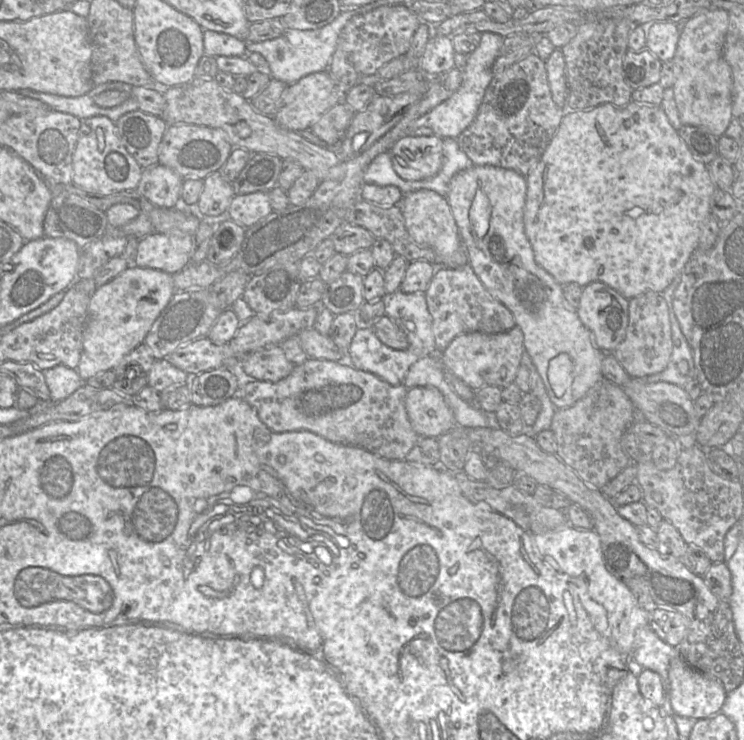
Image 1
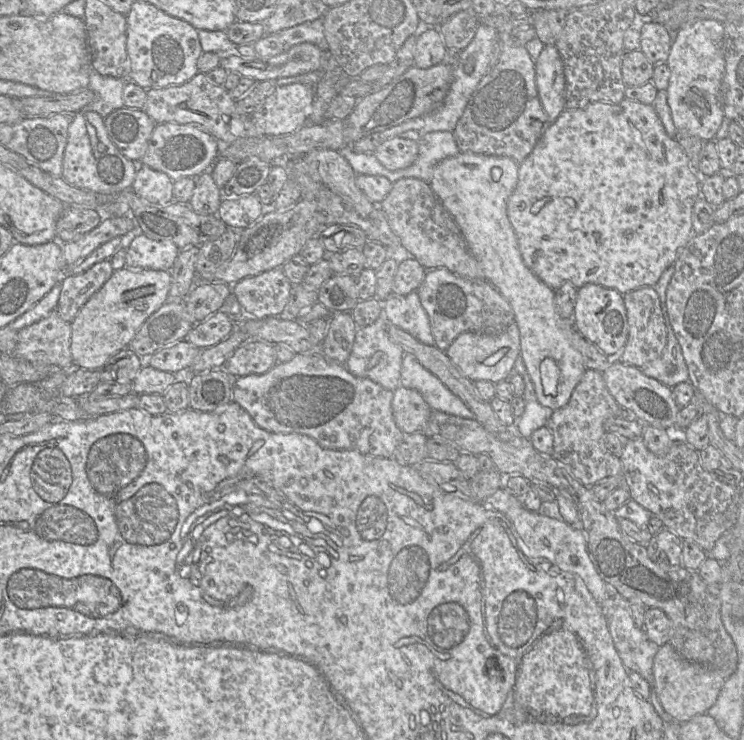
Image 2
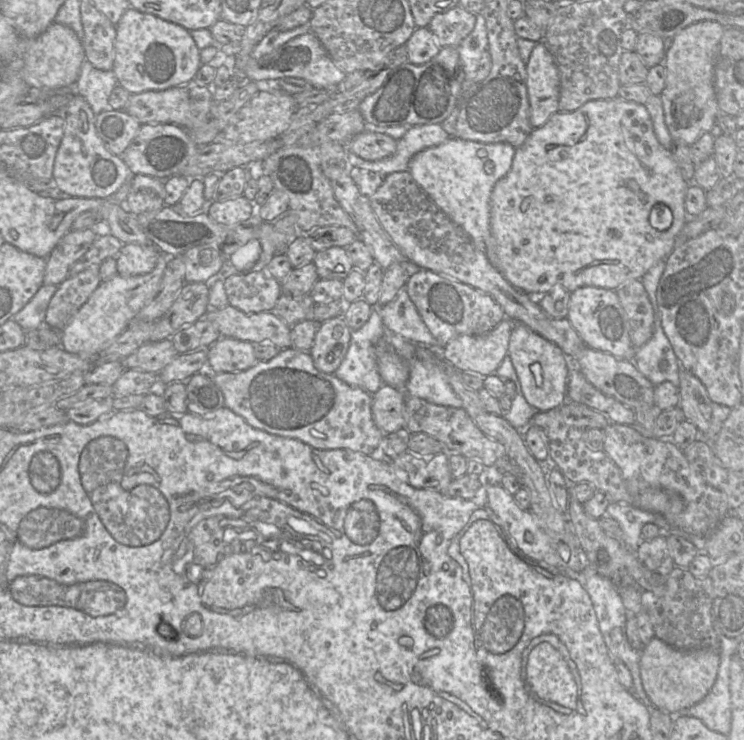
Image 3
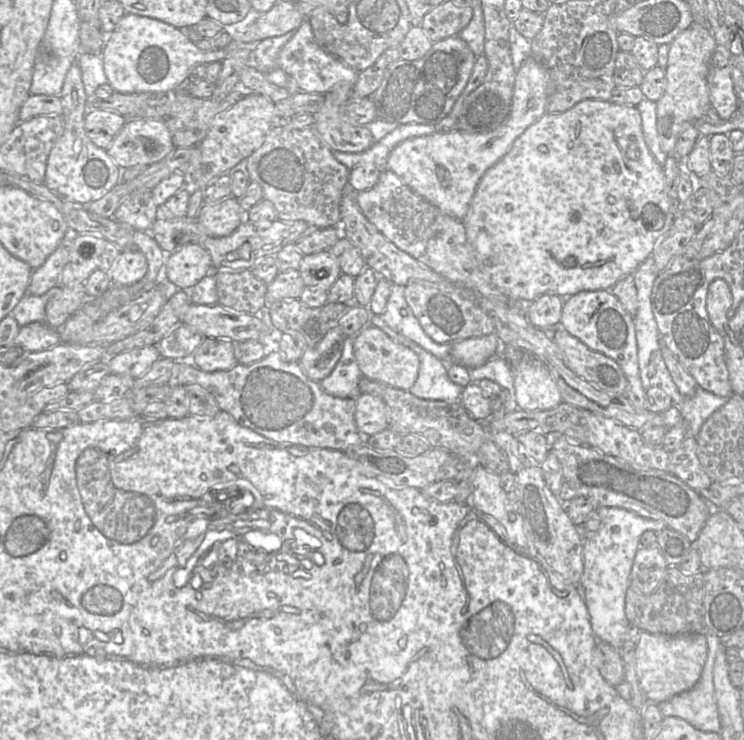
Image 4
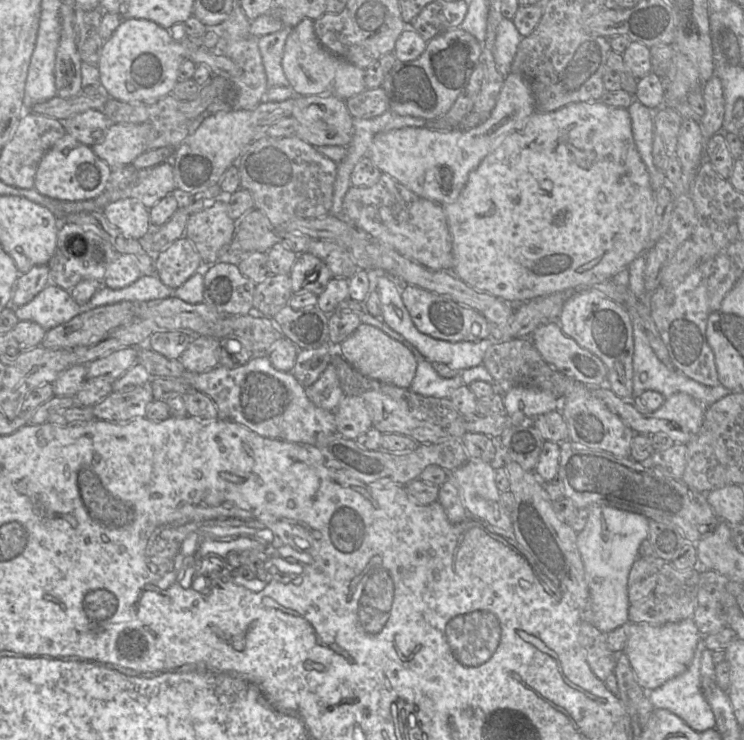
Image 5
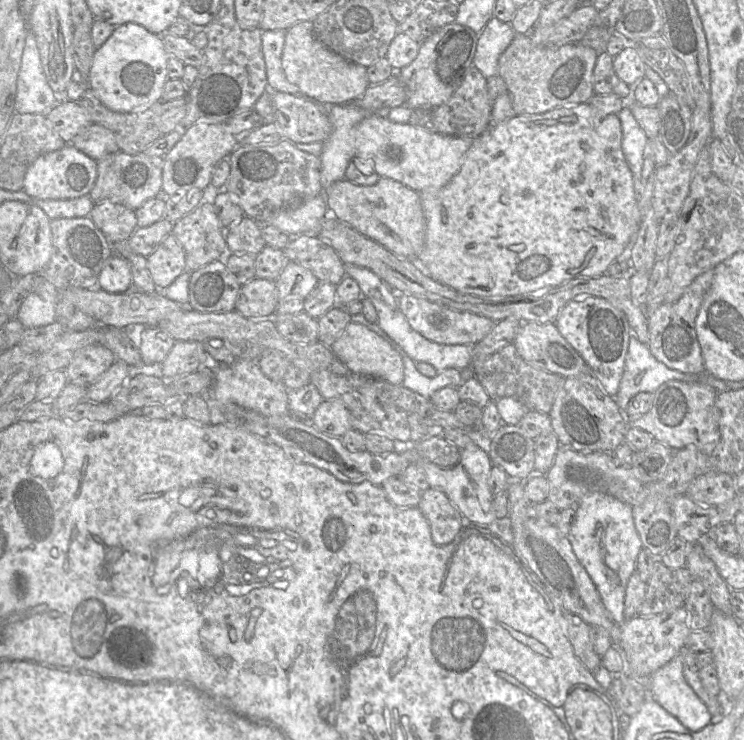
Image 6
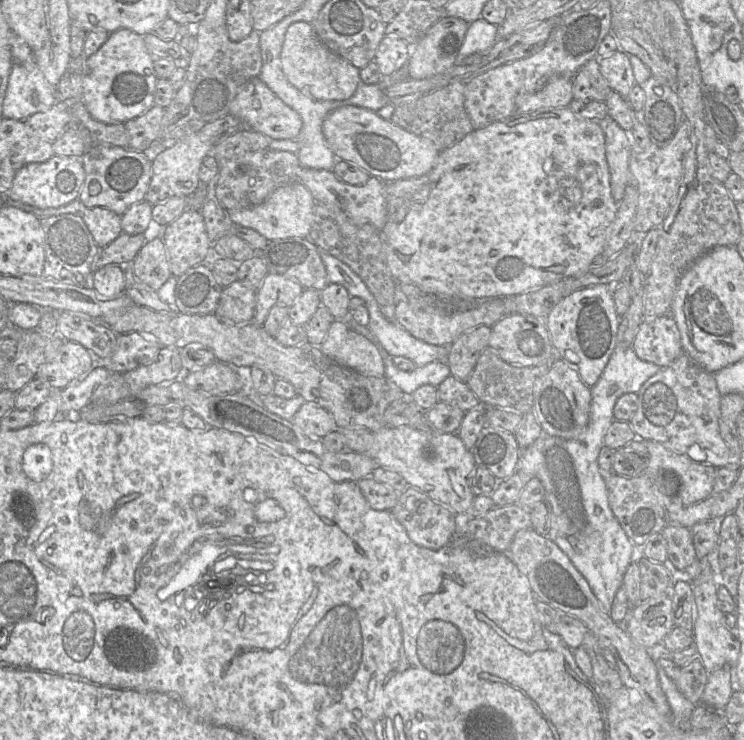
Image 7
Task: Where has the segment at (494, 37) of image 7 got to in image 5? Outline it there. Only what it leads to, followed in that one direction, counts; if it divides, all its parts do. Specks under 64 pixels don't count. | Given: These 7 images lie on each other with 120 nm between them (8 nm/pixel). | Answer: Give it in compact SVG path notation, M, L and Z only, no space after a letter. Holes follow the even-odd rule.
M503 18L497 28L494 59L498 71L505 77L511 73L511 64L521 40L513 21Z

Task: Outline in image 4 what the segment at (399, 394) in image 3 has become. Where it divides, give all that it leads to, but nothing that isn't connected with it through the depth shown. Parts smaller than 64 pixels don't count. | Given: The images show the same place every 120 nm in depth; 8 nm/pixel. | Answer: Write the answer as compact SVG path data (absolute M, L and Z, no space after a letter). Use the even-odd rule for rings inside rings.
M360 394L356 399L354 417L356 426L364 437L388 427L388 407L383 399L372 394Z

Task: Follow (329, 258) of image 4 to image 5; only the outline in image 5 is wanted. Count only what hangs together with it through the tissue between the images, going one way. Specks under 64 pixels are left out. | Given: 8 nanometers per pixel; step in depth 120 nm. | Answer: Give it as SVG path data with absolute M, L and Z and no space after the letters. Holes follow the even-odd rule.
M309 252L298 254L289 273L293 294L313 293L320 295L333 278L328 266Z

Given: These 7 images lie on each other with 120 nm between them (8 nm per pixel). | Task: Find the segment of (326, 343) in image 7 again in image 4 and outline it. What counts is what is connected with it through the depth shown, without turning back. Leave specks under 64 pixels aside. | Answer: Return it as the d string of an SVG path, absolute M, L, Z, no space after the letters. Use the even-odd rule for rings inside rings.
M368 326L354 341L354 355L363 376L409 391L418 377L420 360L410 348L392 341L381 329Z

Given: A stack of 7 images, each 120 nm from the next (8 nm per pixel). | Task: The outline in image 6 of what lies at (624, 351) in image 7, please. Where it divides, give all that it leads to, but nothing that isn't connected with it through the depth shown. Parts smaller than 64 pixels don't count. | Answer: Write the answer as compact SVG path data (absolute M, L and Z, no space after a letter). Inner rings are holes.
M632 333L629 342L628 352L625 359L624 373L620 382L619 390L617 394L613 397L618 406L622 410L625 410L626 407L628 406L629 401L636 394L640 392L654 393L663 383L669 380L702 381L703 383L712 386L718 393L728 390L727 382L717 379L714 376L710 375L709 373L706 373L702 376L696 376L680 372L676 369L669 368L664 363L657 360L651 353L648 346L639 341L636 335ZM593 493L584 497L575 508L575 520L567 535L579 562L592 579L602 603L612 620L621 625L625 621L624 597L629 577L636 570L636 558L643 548L636 531L632 515L632 506L601 493Z

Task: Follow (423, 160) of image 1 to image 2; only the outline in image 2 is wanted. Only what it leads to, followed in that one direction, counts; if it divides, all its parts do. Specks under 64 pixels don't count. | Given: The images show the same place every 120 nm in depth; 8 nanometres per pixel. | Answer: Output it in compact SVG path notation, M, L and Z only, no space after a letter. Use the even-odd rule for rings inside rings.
M399 136L382 143L374 155L388 170L396 171L410 166L418 157L418 141Z

